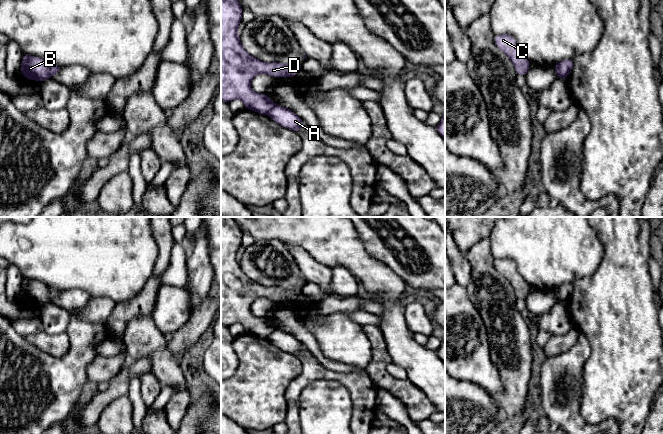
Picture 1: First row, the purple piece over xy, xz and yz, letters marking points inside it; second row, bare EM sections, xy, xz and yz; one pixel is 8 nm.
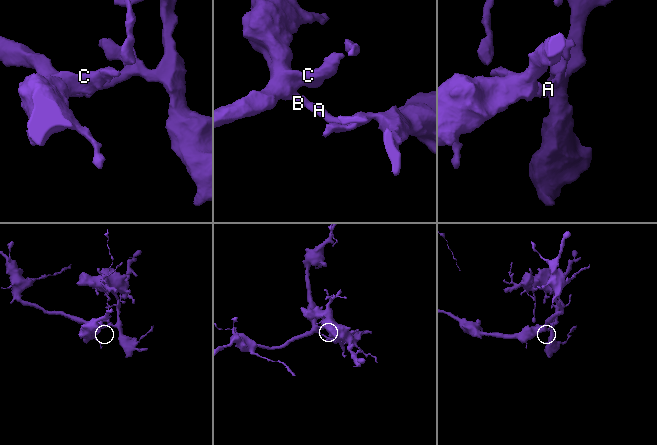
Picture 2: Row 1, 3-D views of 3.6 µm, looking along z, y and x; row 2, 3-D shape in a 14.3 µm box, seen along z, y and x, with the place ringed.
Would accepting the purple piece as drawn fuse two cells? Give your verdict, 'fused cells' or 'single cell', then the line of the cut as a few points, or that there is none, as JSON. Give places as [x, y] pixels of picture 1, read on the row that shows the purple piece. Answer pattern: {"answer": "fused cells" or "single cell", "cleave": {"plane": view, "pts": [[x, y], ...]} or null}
{"answer": "fused cells", "cleave": {"plane": "xy", "pts": [[48, 63], [50, 76]]}}

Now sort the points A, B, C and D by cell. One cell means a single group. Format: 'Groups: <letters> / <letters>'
Groups: A / B C D

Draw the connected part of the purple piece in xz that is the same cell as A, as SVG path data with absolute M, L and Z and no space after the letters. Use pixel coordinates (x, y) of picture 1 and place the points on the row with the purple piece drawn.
M275 105L268 116L279 125L298 133L303 124L303 120L298 115L282 105Z

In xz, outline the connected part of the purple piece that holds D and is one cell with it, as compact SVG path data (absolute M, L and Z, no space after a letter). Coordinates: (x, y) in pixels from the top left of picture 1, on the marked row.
M221 0L221 101L229 103L234 99L240 99L243 101L245 109L267 115L276 104L265 93L254 92L250 86L251 80L258 74L293 78L302 69L302 63L266 63L250 55L240 43L238 34L242 11L238 0Z

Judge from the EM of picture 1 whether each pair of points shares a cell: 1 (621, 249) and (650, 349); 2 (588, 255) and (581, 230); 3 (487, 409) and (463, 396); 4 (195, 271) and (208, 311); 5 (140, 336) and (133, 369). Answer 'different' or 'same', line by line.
1: same
2: same
3: same
4: different
5: different

